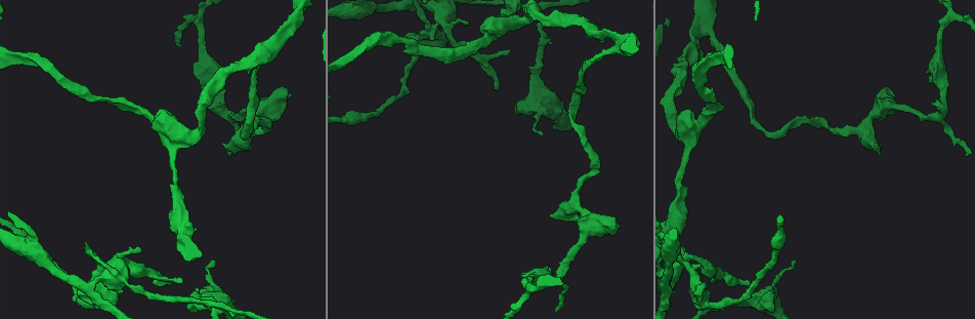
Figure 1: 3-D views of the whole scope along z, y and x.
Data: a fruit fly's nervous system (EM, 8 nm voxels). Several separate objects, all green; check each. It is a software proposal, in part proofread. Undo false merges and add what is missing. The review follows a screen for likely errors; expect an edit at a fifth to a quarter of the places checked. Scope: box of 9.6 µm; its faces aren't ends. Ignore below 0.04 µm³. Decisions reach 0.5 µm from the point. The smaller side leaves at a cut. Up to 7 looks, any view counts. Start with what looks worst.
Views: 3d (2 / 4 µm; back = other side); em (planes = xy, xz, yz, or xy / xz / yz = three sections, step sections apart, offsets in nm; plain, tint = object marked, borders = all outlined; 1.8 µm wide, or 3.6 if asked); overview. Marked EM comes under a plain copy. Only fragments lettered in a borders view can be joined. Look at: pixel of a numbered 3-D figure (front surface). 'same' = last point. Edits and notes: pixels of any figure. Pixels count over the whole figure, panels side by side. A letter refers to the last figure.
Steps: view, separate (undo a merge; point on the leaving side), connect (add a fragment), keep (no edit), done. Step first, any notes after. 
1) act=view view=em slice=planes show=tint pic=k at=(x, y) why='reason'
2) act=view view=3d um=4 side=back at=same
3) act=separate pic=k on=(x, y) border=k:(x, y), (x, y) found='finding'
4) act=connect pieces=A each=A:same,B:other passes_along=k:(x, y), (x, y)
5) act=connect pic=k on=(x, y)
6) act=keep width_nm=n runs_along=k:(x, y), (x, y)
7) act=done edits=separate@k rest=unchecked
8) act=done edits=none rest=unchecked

act=view view=3d um=2 pic=1 at=(669, 253) why='side arm on a straight run'

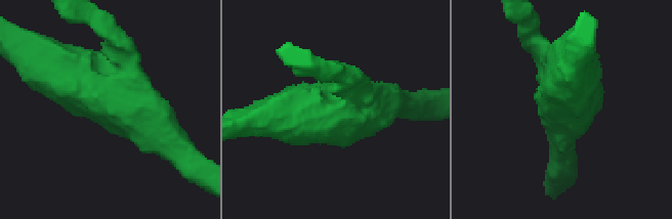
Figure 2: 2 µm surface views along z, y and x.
act=view view=em slice=xz step=16 show=tint pic=2 at=(566, 109) arms=3 arm_widths_nm=220,240,320

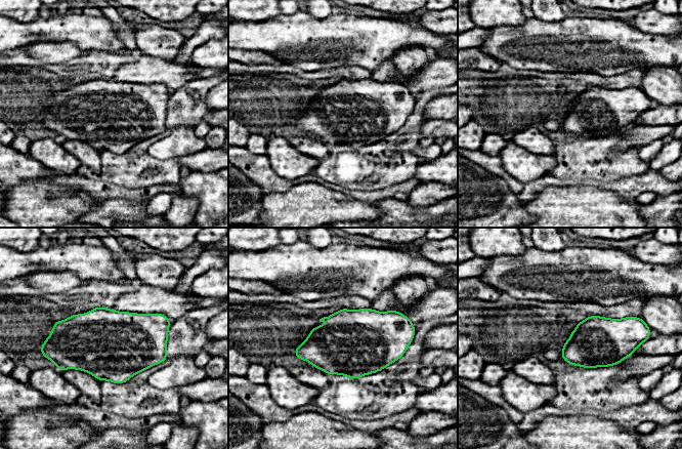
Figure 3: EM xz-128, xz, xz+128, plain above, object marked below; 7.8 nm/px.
act=view view=em slice=planes show=borders at=same

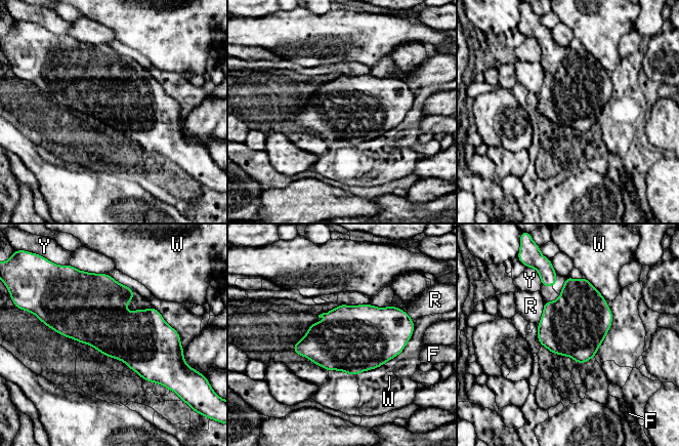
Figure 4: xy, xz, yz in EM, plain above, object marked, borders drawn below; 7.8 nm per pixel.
act=keep each=F:other,R:other,W:other,Y:other border=4:(544, 300), (544, 311), (537, 324) found='one cell here'

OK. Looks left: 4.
act=view view=3d um=2 pic=1 at=(695, 278)

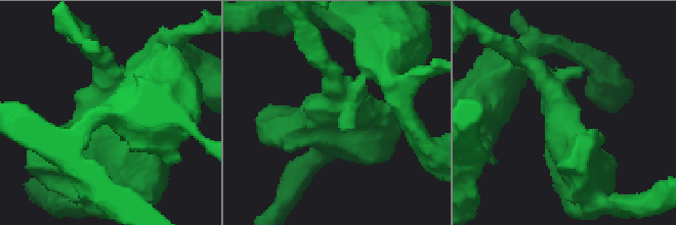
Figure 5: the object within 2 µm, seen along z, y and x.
act=view view=em slice=planes show=borders pic=5 at=(332, 109) why='shape alone is not enough'

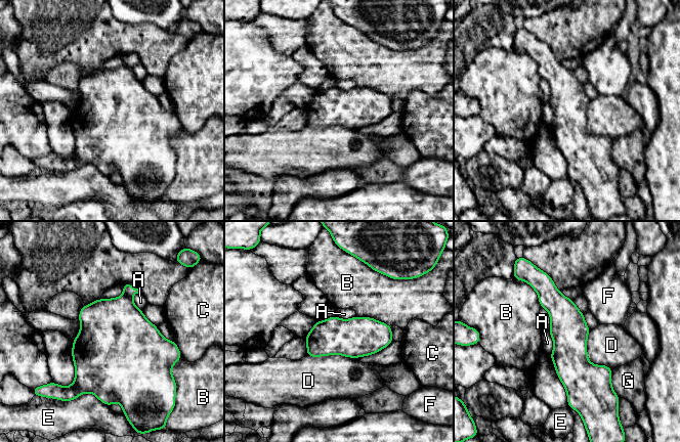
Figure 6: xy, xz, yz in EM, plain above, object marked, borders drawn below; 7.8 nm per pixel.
act=separate pic=6 on=(128, 290) width_nm=300 each=A:other,B:other,C:other,D:other,E:other,F:other,G:other border=6:(124, 294), (130, 297) found='a second cell is stuck on'

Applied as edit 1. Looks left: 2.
act=done edits=separate@6 rest=unchecked

